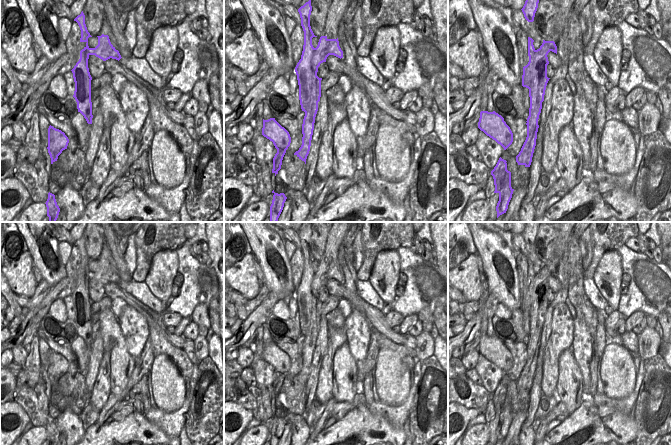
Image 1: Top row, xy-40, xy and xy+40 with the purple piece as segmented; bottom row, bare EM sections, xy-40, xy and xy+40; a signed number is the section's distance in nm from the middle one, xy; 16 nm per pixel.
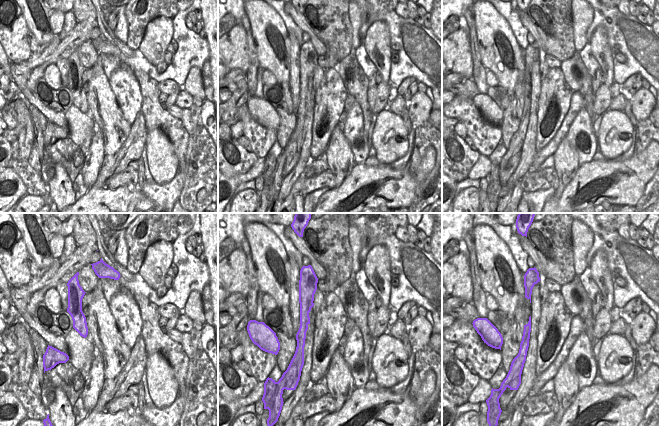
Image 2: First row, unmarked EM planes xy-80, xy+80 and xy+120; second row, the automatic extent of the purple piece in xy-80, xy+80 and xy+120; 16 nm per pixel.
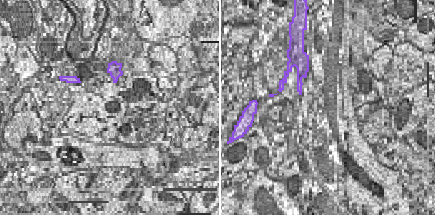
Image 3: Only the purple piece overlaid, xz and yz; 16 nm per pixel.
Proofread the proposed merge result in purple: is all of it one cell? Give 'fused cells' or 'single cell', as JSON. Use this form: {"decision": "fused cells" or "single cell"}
{"decision": "fused cells"}

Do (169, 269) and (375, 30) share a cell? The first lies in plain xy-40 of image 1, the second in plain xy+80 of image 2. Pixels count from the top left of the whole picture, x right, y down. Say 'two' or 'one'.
one

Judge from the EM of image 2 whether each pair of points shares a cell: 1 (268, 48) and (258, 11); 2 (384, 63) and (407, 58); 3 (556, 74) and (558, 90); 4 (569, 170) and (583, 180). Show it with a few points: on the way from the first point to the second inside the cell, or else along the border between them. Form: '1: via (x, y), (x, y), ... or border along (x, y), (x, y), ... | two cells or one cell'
1: via (265, 39), (263, 20) | one cell
2: border along (391, 61), (389, 81) | two cells
3: via (556, 78), (556, 86) | one cell
4: border along (579, 166), (562, 194) | two cells

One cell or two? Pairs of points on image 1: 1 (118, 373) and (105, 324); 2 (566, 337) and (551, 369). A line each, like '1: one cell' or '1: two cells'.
1: one cell
2: one cell

